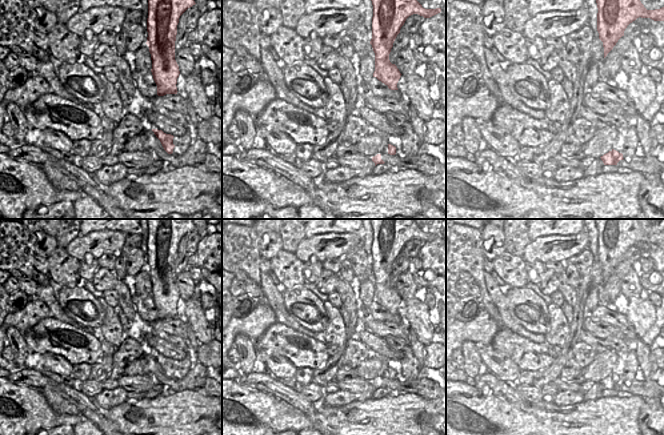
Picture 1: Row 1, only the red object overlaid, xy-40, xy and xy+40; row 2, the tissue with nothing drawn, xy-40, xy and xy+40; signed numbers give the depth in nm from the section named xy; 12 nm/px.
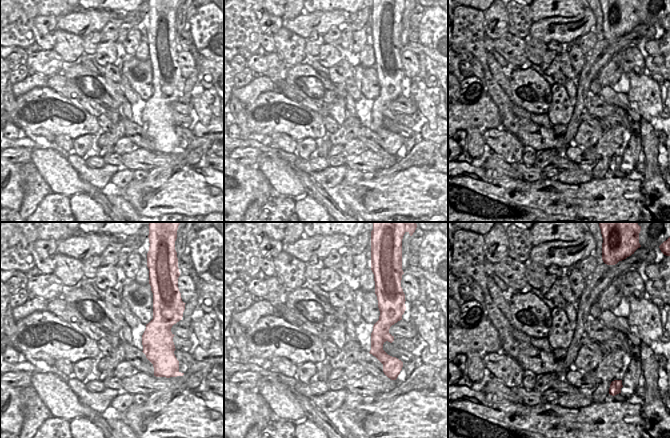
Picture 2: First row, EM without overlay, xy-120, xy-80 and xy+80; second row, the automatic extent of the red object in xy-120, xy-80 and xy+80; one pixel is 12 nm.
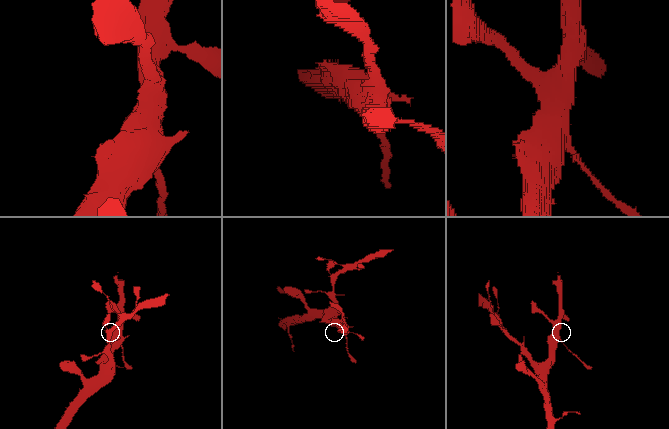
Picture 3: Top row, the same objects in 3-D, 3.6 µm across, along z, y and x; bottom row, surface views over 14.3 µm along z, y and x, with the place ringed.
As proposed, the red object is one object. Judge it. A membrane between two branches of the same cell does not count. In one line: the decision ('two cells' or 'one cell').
two cells

